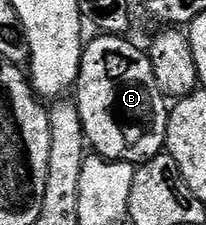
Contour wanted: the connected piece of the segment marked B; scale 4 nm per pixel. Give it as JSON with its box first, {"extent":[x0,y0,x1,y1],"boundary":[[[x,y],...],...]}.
{"extent":[74,34,169,165],"boundary":[[[97,34],[95,38],[89,38],[84,44],[80,75],[74,88],[74,100],[81,115],[87,146],[106,160],[133,165],[145,163],[165,150],[169,100],[158,89],[158,81],[154,81],[154,69],[143,46],[135,47],[131,38],[119,35]]]}

